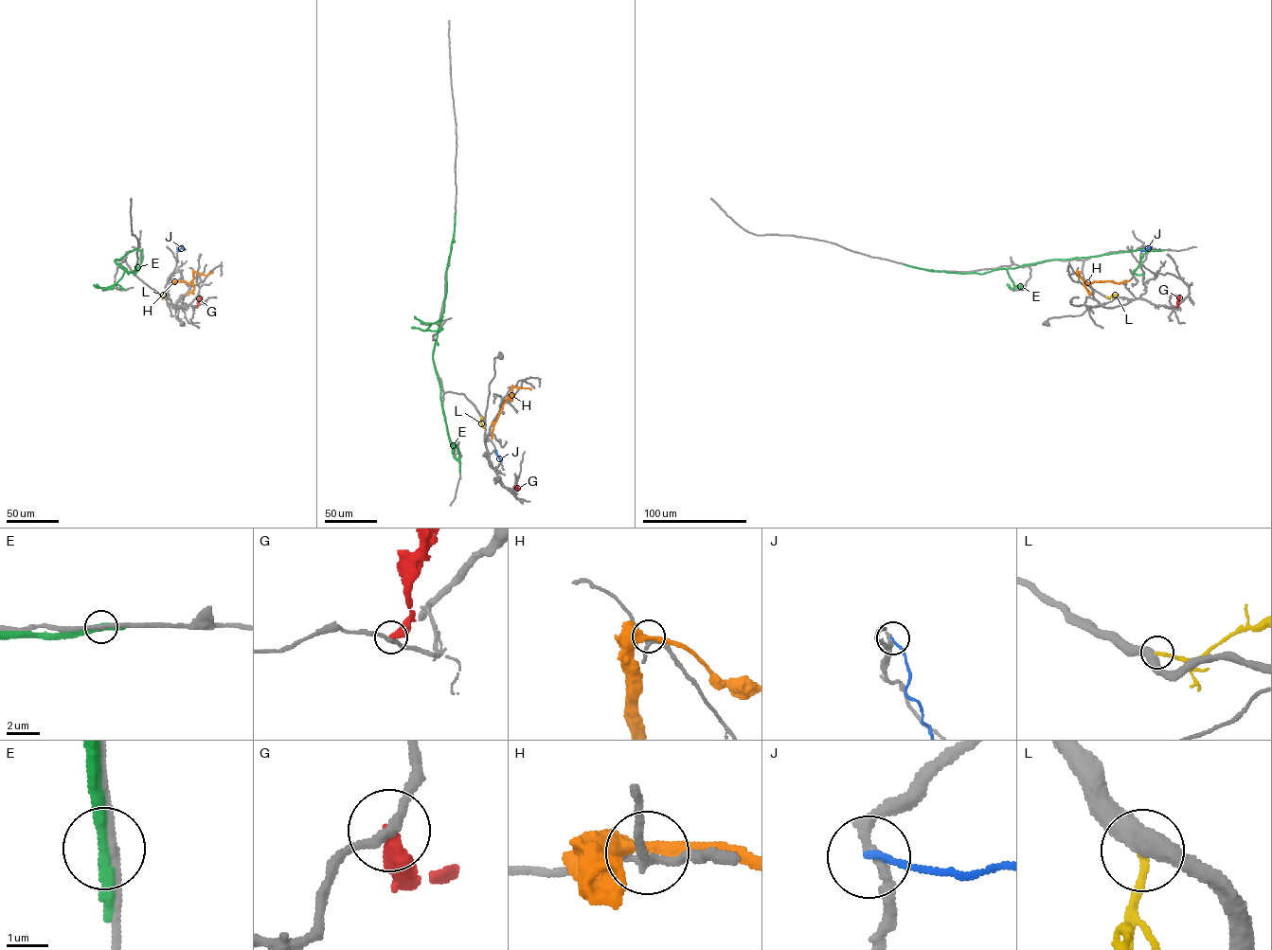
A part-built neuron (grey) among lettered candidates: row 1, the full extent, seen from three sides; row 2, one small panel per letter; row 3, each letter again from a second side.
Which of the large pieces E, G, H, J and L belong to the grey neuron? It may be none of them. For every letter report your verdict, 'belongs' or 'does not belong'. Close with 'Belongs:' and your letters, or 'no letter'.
E: does not belong
G: does not belong
H: does not belong
J: does not belong
L: does not belong
Belongs: no letter

